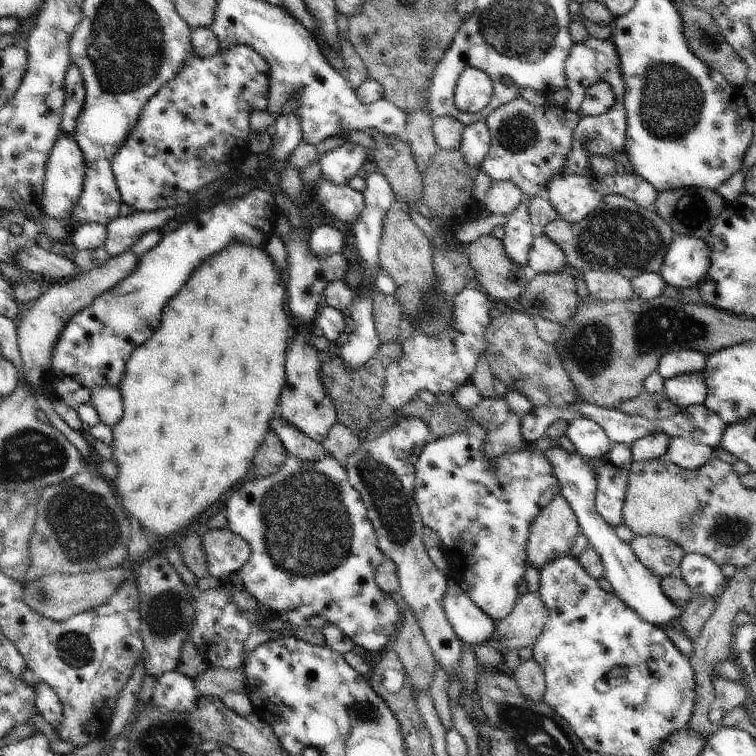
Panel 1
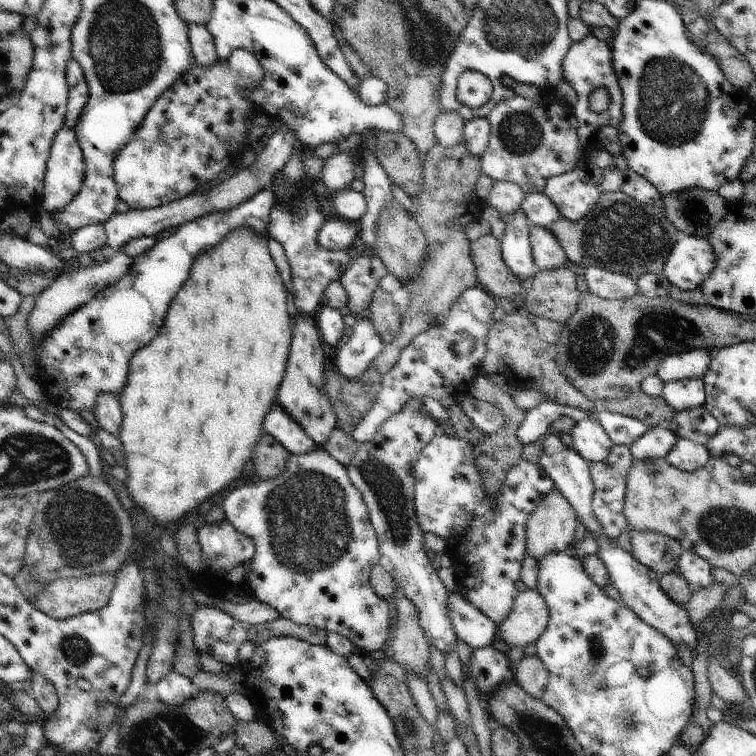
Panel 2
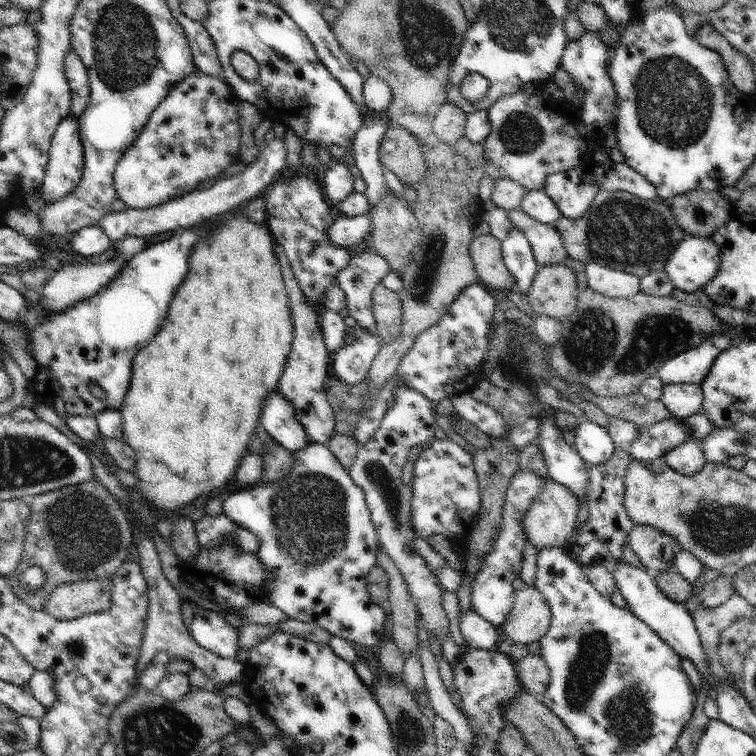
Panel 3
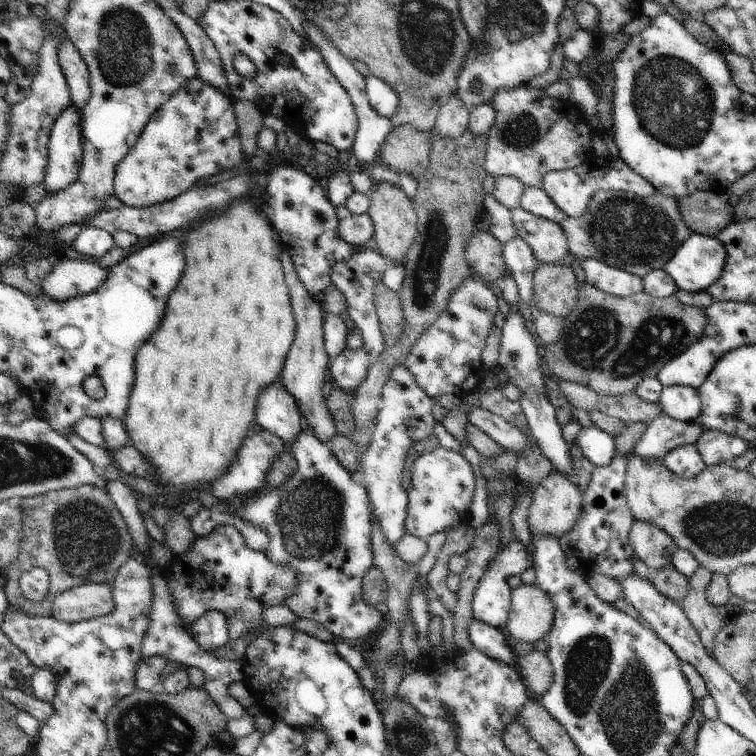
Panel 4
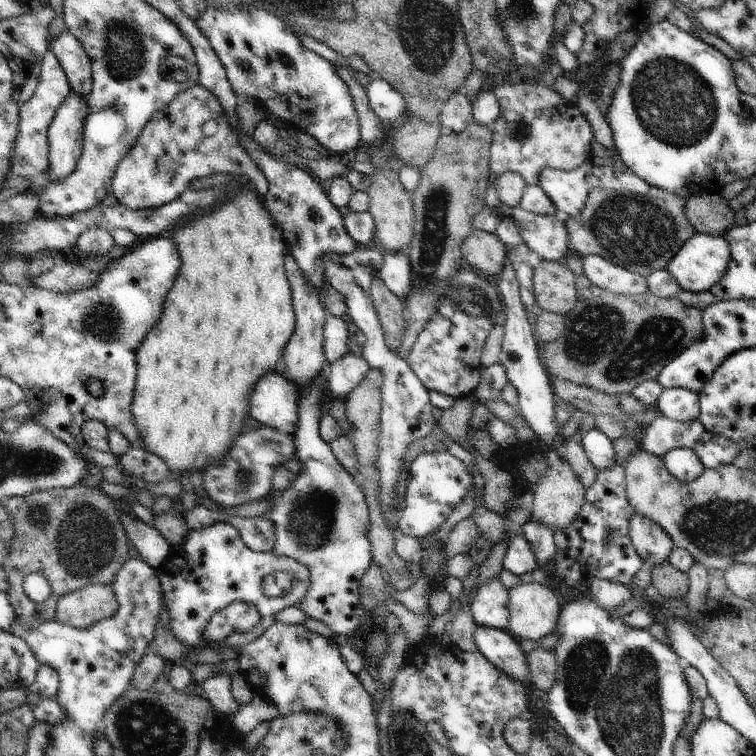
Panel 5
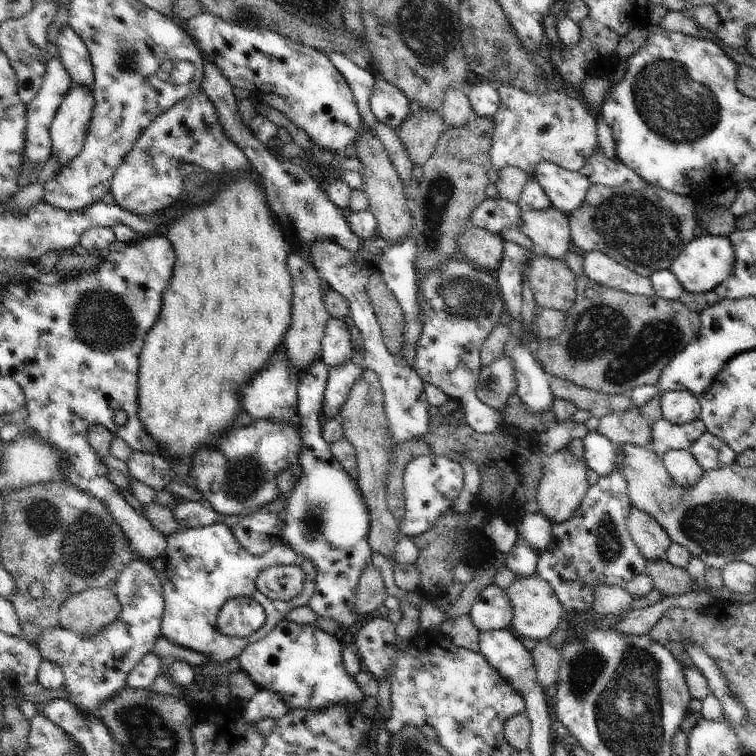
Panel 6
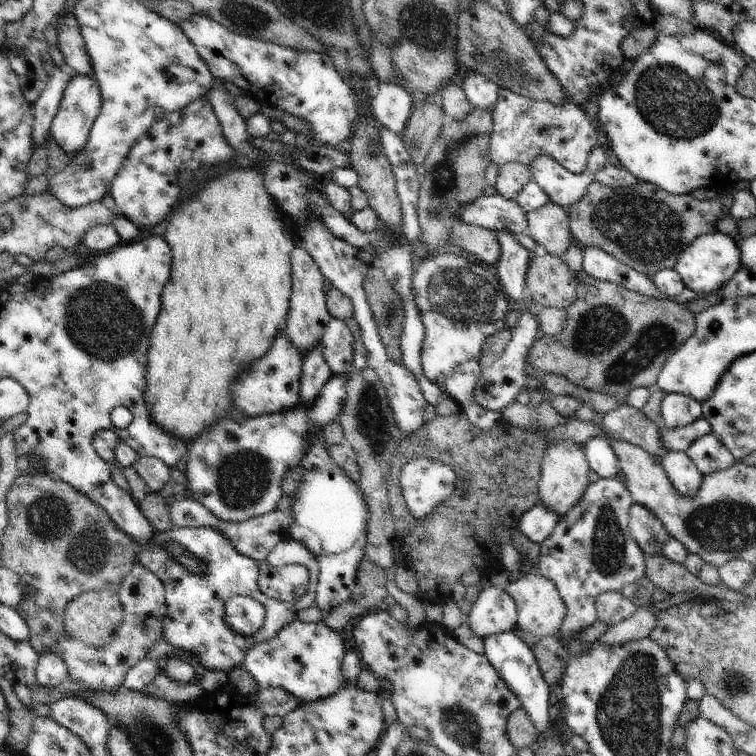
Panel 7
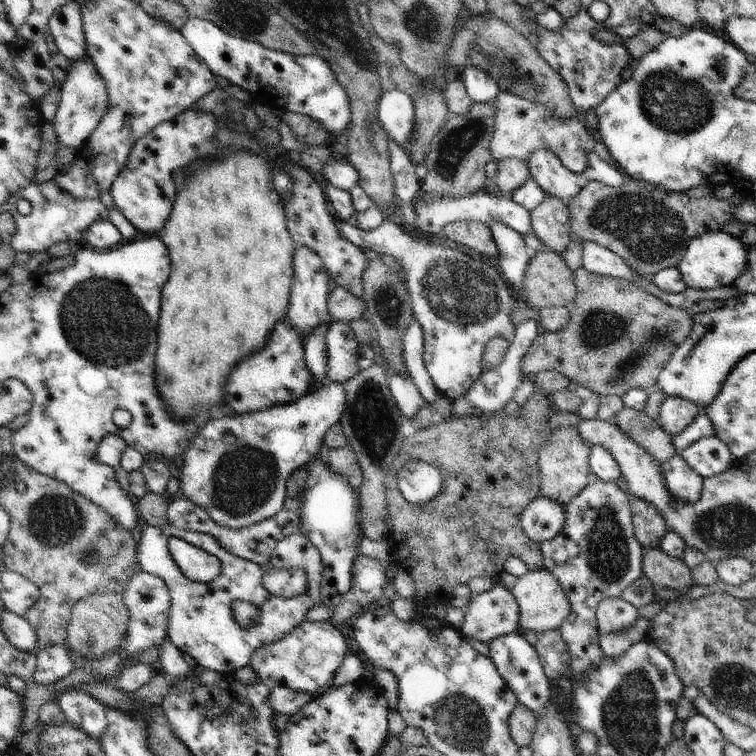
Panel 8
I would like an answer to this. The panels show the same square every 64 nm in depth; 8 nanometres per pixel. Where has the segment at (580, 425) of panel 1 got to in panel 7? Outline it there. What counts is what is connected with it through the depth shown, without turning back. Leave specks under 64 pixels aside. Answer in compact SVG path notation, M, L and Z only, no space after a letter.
M604 436L590 438L590 442L584 445L584 454L589 465L589 469L594 471L600 478L615 478L620 472L620 460L612 449L610 440Z

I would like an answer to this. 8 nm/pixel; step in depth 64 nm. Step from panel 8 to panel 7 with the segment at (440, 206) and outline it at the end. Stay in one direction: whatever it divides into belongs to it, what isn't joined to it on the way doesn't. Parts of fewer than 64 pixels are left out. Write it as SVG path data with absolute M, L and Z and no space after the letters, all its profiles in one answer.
M498 193L480 196L478 200L462 206L460 221L488 228L494 233L506 230L512 234L520 234L528 226L526 213L515 200L503 198Z

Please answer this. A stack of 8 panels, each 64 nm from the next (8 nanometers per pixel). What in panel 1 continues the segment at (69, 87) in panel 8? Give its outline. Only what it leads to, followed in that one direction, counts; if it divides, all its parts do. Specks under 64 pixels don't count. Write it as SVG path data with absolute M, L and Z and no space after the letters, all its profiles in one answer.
M60 133L50 151L43 180L42 206L48 216L53 216L63 224L69 219L71 208L79 201L83 189L85 162L83 152L74 135Z

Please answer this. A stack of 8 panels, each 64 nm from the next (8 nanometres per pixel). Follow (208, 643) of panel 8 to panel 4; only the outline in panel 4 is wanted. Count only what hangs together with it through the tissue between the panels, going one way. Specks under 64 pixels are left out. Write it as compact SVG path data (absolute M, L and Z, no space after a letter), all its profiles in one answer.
M234 525L214 527L210 534L194 539L186 552L178 553L159 568L159 574L166 581L173 596L173 603L183 626L191 634L191 626L210 610L221 610L226 613L229 622L229 642L246 637L249 633L258 633L259 629L268 628L262 612L270 606L282 606L287 599L298 592L299 572L291 564L278 564L270 560L265 552L252 550Z

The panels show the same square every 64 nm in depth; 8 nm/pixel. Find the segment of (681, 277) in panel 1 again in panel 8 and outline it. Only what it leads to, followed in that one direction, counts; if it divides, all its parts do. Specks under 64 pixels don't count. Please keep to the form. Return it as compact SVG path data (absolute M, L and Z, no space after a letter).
M723 230L708 232L690 242L689 248L677 265L677 270L687 287L696 290L714 290L734 284L738 276L742 276L748 264L748 252L738 238L734 238Z

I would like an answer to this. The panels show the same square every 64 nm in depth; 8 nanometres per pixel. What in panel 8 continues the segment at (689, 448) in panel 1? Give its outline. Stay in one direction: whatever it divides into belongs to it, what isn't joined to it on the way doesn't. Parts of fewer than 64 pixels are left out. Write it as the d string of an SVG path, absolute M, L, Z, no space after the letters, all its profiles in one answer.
M674 454L661 466L666 478L666 486L678 504L698 502L702 491L702 476L688 466L688 462L682 458L681 454Z

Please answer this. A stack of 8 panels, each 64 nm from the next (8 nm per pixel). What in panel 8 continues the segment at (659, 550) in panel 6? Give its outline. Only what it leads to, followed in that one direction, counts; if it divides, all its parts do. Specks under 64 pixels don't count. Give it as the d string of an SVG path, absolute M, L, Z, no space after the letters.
M632 496L630 498L634 536L644 550L660 548L660 540L668 532L666 520L650 502Z

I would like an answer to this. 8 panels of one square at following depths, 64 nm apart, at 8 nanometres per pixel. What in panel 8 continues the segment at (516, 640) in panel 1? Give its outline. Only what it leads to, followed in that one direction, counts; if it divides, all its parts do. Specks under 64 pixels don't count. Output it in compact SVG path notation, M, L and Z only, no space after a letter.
M548 570L529 571L522 577L518 577L514 586L506 587L504 590L510 592L517 601L519 626L523 633L533 630L538 637L541 637L544 632L560 629L570 614L570 600L566 598L566 592L562 590L558 578Z

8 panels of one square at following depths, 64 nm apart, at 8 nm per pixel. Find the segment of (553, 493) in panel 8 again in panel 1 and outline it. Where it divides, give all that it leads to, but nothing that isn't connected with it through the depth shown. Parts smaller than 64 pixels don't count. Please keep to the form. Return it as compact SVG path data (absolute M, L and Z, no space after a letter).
M558 493L534 517L527 540L527 560L539 570L558 555L566 555L580 530L577 516Z

